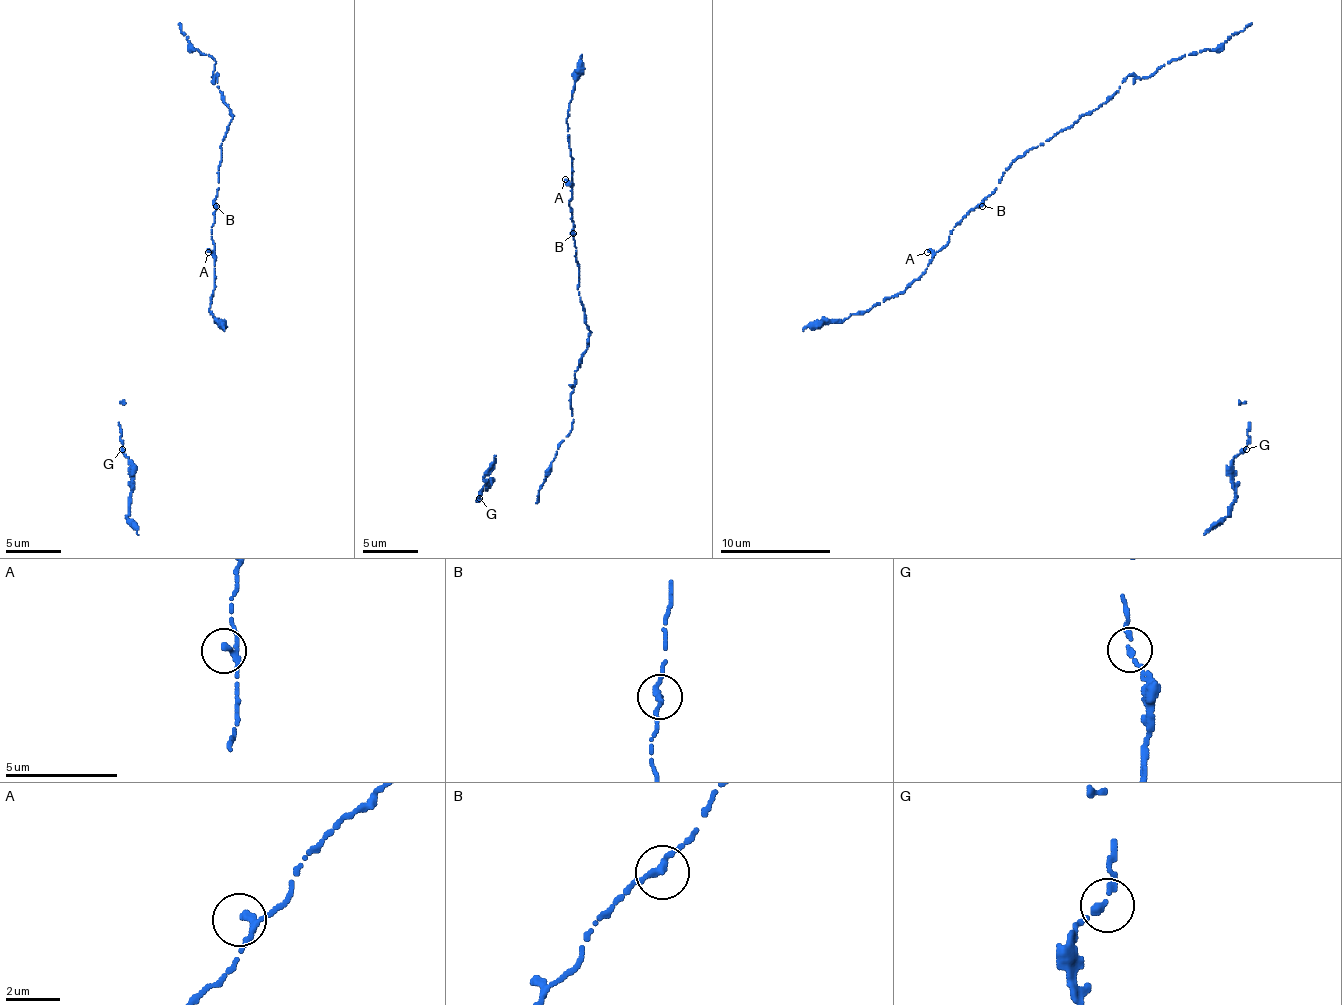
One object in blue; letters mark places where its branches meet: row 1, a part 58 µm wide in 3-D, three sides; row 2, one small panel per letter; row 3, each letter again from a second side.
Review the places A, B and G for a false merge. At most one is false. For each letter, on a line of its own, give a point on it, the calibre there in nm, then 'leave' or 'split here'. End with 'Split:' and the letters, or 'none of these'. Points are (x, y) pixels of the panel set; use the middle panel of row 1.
A: place (565, 179); calibre 240 nm; leave
B: place (573, 233); calibre 240 nm; leave
G: place (479, 498); calibre 220 nm; leave
Split: none of these

